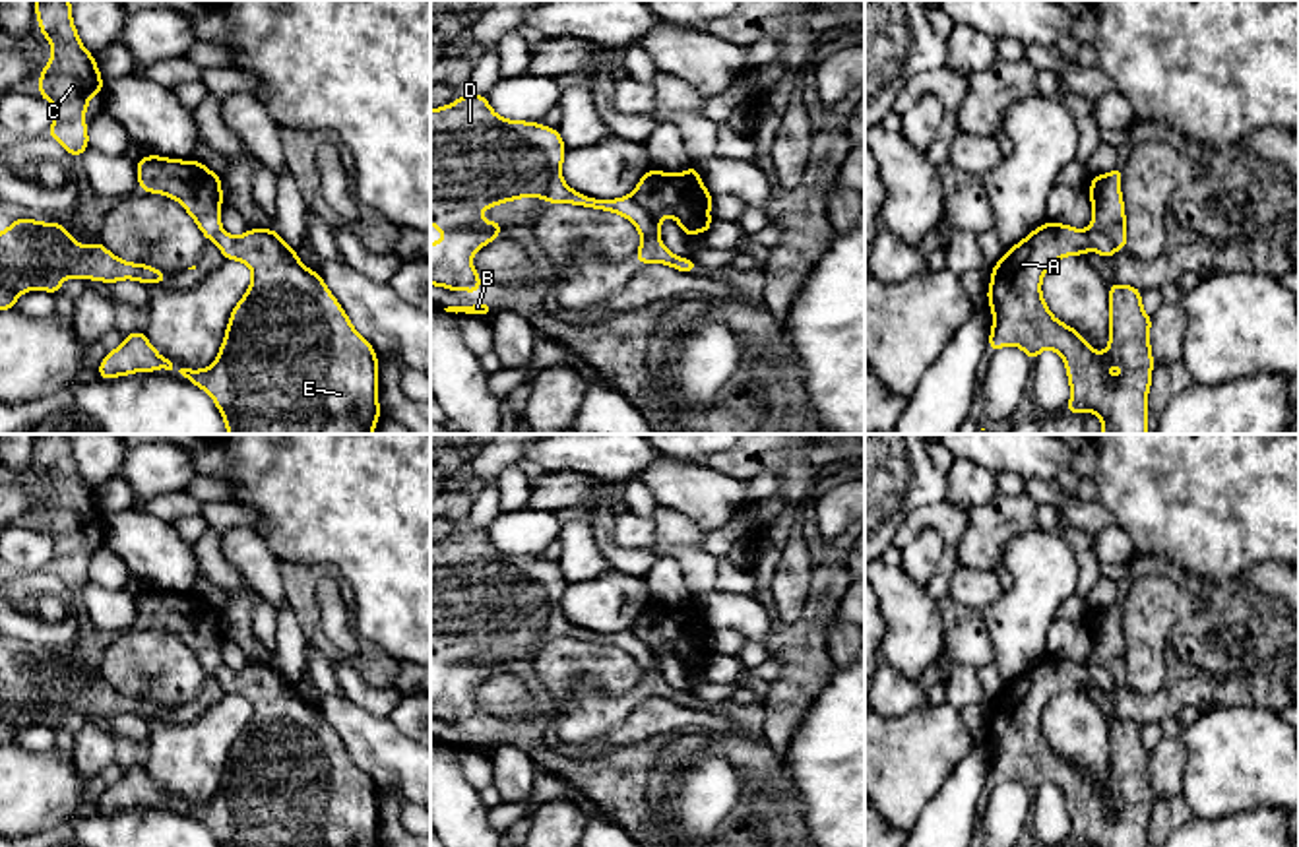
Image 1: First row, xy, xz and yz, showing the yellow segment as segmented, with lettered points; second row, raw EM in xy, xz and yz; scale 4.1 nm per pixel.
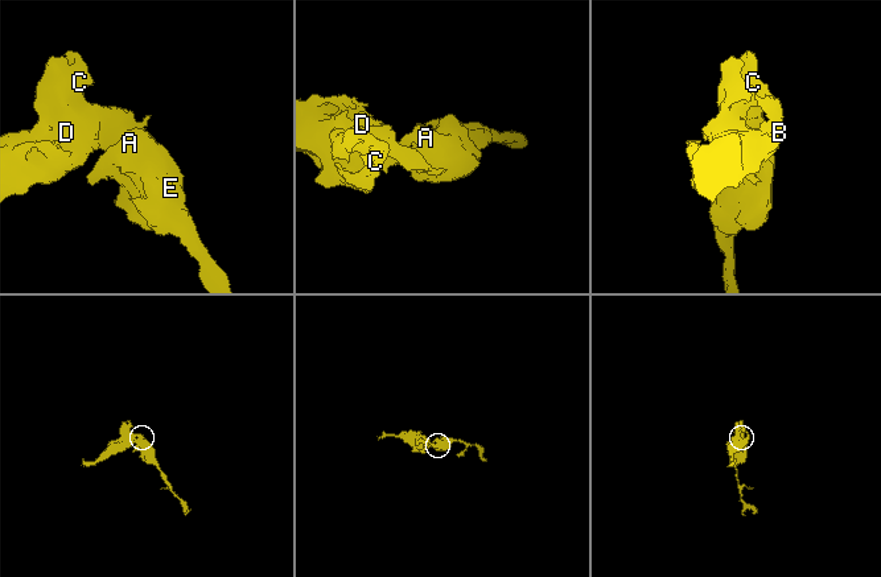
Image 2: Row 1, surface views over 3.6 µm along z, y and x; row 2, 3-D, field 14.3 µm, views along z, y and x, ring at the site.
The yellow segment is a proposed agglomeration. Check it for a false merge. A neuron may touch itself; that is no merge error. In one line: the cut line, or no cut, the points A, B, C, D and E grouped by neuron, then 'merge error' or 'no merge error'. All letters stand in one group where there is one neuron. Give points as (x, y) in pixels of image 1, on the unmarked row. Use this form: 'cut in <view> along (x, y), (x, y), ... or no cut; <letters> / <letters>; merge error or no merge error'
cut in yz along (1088, 663), (1100, 665), (1113, 681); A E / B C D; merge error

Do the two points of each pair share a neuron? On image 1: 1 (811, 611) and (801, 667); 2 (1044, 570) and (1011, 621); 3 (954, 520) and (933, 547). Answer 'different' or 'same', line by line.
1: same
2: same
3: different

